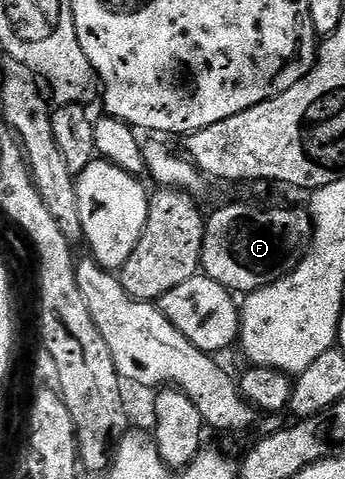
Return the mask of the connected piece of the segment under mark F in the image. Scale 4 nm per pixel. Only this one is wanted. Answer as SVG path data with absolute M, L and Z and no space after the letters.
M226 205L206 217L201 272L235 295L255 293L296 268L308 245L310 214L302 209L261 209L258 205Z

